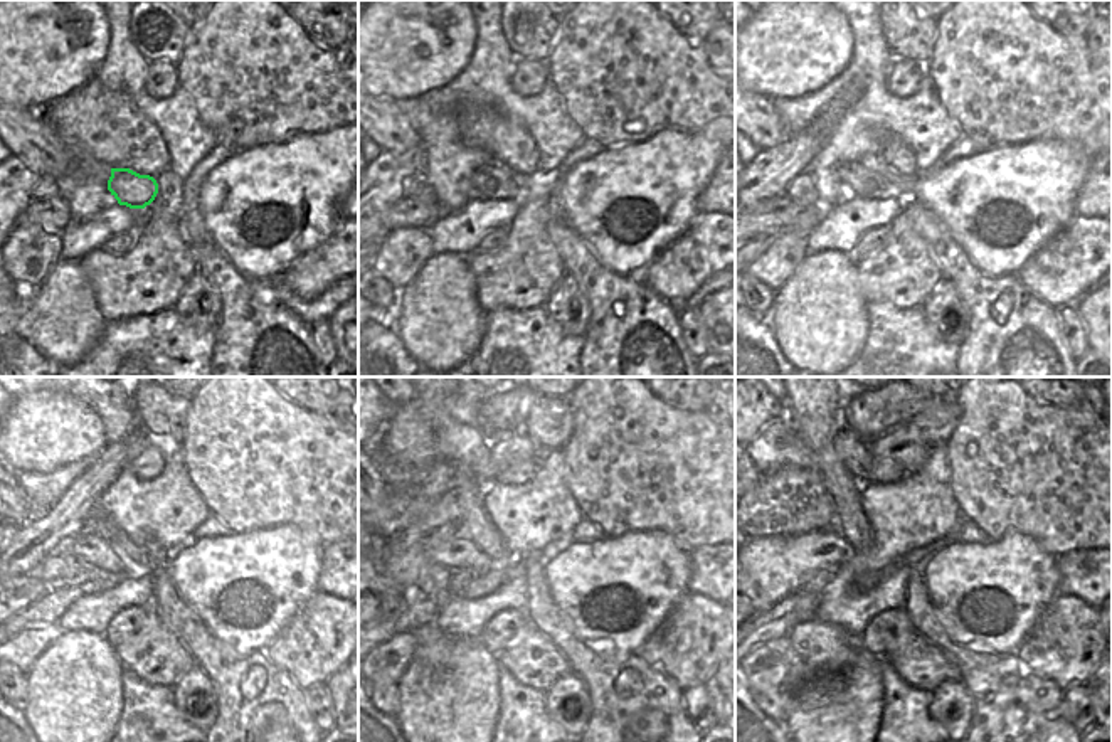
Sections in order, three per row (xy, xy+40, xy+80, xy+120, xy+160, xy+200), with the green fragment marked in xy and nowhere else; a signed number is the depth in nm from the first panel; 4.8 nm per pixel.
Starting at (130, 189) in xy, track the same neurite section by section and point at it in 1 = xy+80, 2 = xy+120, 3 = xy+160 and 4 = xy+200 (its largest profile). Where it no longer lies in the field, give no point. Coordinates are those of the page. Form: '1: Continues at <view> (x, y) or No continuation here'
1: Continues at xy+80 (863, 182)
2: Continues at xy+120 (86, 547)
3: Continues at xy+160 (448, 545)
4: Continues at xy+200 (771, 569).

